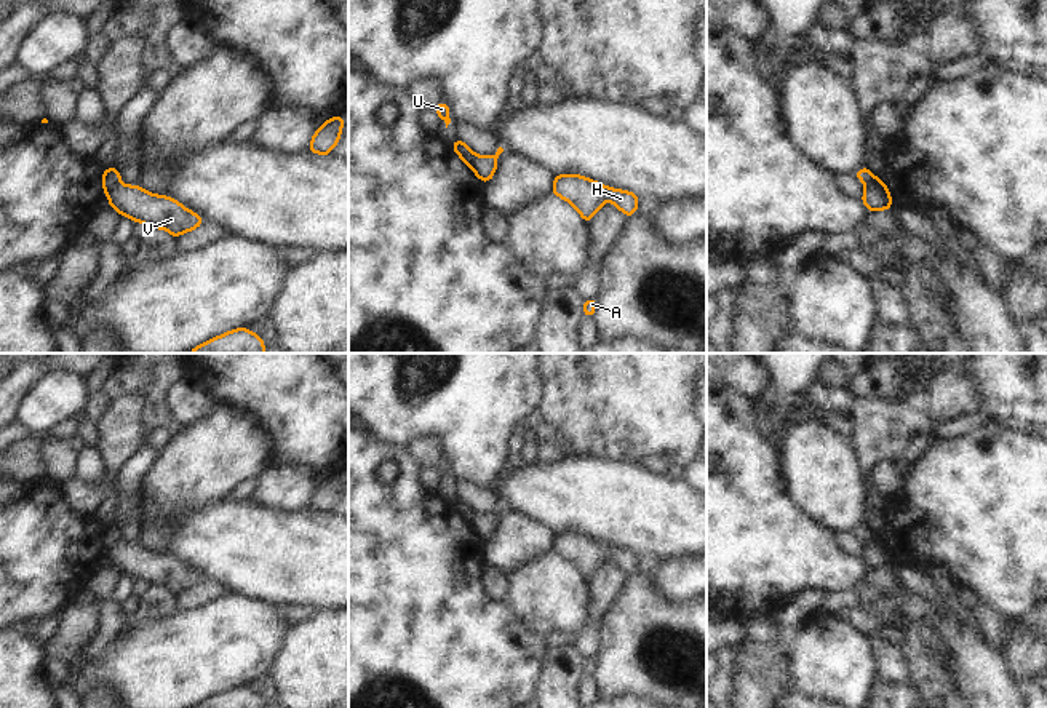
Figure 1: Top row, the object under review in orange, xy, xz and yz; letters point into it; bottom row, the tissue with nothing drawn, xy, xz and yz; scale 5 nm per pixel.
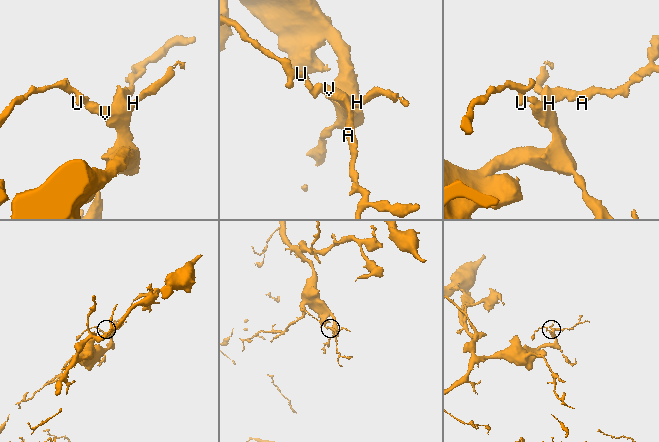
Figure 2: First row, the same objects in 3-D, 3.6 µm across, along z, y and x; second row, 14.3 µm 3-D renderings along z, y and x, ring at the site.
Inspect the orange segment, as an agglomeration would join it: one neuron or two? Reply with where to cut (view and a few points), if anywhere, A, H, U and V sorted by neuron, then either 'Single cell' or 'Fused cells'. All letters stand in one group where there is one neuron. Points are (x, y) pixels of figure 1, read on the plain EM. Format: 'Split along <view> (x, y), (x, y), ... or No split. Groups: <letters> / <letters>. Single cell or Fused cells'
Split along xy (119, 539), (107, 552). Groups: A H V / U. Fused cells.

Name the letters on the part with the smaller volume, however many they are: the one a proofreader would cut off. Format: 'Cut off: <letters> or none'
Cut off: U

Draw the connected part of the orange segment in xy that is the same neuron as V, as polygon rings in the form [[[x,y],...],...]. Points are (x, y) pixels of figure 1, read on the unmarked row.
[[[118,540],[107,555],[109,564],[115,566],[120,574],[128,574],[134,580],[145,580],[149,587],[165,587],[173,596],[205,582],[197,571],[189,569],[177,558],[152,553],[141,543]]]

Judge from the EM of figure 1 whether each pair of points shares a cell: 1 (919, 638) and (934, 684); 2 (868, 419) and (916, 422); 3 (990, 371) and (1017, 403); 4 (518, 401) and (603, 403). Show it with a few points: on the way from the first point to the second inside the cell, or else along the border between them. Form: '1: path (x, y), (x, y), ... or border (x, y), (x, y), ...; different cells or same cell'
1: path (919, 649), (926, 673); same cell
2: path (879, 422), (905, 422); same cell
3: path (998, 379), (1014, 395); same cell
4: border (539, 369), (541, 403), (536, 408); different cells

